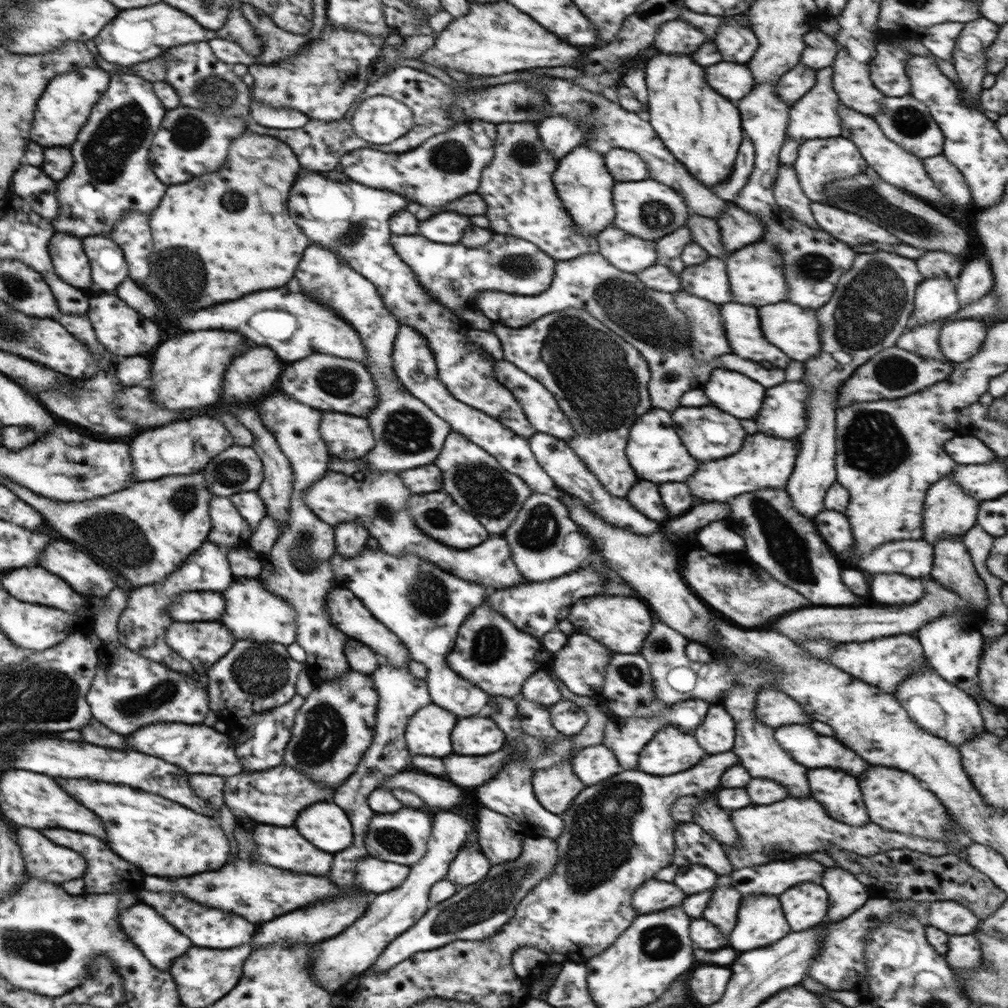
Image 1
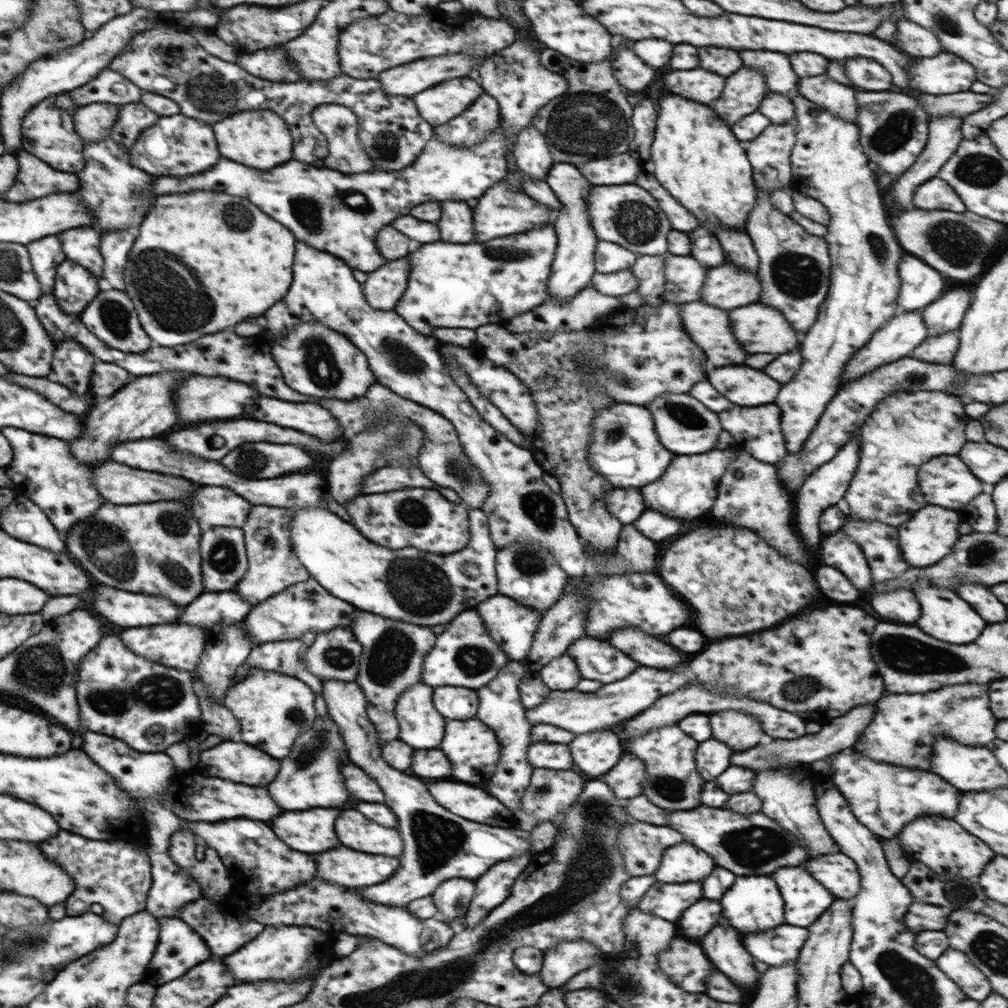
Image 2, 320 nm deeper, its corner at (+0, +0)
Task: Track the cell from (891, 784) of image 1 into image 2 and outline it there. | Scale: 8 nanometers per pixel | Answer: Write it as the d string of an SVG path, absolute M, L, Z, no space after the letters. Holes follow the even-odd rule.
M923 815L909 822L896 836L905 857L922 862L927 868L944 877L962 876L964 879L978 879L986 865L996 854L983 840L971 835L952 818Z

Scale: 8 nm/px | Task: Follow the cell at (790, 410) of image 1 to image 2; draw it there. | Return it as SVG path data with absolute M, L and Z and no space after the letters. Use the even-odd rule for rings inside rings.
M764 404L758 408L746 408L743 405L734 405L732 410L720 412L720 424L722 428L728 431L734 437L735 447L741 448L744 452L763 463L775 465L779 463L787 454L784 441L784 433L780 426L781 411L778 406L773 404Z

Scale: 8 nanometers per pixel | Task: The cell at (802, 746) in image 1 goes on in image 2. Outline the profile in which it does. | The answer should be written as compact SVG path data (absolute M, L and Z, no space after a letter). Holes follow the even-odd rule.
M848 749L848 752L850 754L844 754L844 750L842 750L829 758L833 766L833 776L830 777L833 786L848 801L849 807L852 808L858 822L883 840L898 836L906 824L923 815L945 816L952 819L956 816L962 792L954 788L941 776L934 774L932 771L920 771L914 768L904 768L895 764L870 760L868 756L864 756L861 752L854 754L852 749Z

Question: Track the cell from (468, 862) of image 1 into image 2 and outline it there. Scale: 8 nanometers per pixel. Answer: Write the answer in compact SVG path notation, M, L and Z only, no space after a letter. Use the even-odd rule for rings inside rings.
M454 878L440 883L431 893L431 897L438 911L444 915L442 922L448 924L455 918L464 917L469 910L470 901L474 898L475 890L475 881L472 880Z

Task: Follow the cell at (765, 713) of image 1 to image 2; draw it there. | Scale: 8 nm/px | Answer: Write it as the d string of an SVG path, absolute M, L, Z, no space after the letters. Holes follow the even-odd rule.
M722 710L709 714L713 738L727 744L733 753L744 752L762 742L761 722L741 710Z

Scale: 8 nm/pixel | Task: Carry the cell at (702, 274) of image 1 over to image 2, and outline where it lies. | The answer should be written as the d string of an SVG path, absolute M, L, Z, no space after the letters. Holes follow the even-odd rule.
M669 252L665 253L664 264L666 279L664 300L679 305L683 302L700 301L701 288L705 283L708 267L690 255L680 256Z

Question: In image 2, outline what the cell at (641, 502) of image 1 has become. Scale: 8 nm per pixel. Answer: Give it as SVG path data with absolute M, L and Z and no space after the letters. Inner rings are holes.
M614 487L603 496L603 500L606 503L608 513L623 525L633 524L646 510L642 493L632 487Z

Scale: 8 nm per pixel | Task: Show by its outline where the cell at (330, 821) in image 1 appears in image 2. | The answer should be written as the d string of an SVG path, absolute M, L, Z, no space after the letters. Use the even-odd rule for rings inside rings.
M312 808L302 812L284 812L270 822L274 834L298 852L324 852L338 846L334 820L340 810Z

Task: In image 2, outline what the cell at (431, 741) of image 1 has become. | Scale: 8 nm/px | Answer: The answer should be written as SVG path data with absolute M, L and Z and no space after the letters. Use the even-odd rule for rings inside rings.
M416 683L402 691L395 702L399 739L413 749L438 746L444 736L442 716L433 705L433 687Z

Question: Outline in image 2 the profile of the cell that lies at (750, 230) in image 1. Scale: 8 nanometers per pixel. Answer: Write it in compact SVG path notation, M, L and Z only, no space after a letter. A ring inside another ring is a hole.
M698 226L687 233L691 240L690 256L706 267L726 264L726 255L718 237L706 227Z

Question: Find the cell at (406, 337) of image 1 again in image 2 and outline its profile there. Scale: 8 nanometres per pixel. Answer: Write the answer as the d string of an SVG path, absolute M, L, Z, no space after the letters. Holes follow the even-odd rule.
M544 223L532 230L482 243L452 244L450 241L440 240L415 244L406 256L411 266L407 287L394 311L424 336L433 336L432 328L474 330L484 324L505 323L525 312L530 312L549 298L547 284L557 249L557 234L553 223Z

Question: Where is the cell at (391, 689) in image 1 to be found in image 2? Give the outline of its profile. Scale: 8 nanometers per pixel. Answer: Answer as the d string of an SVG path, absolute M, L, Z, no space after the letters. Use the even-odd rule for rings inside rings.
M360 609L355 610L351 629L357 641L363 645L355 681L365 694L367 715L375 726L379 745L382 746L399 738L395 702L402 691L416 683L422 683L424 658L434 647L437 635L432 631L432 627L387 619Z

